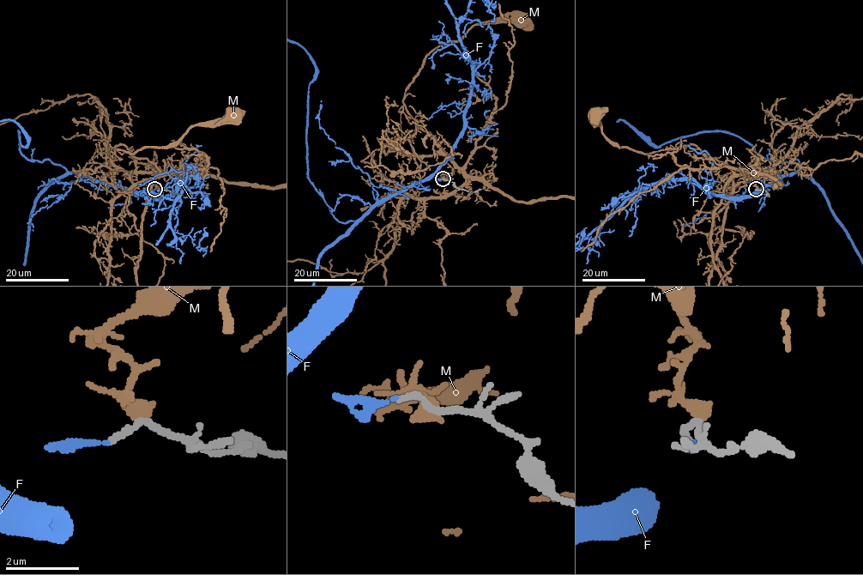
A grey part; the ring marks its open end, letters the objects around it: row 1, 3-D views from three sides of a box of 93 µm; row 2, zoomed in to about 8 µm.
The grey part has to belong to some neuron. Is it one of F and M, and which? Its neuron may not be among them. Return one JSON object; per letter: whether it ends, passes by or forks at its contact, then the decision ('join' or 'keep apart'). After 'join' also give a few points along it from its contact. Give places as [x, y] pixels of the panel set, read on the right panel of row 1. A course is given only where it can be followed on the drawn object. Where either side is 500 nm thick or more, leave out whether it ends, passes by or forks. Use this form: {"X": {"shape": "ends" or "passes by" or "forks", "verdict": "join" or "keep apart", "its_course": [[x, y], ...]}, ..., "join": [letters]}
{"F": {"shape": "ends", "verdict": "join"}, "M": {"shape": "forks", "verdict": "keep apart"}, "join": ["F"]}

